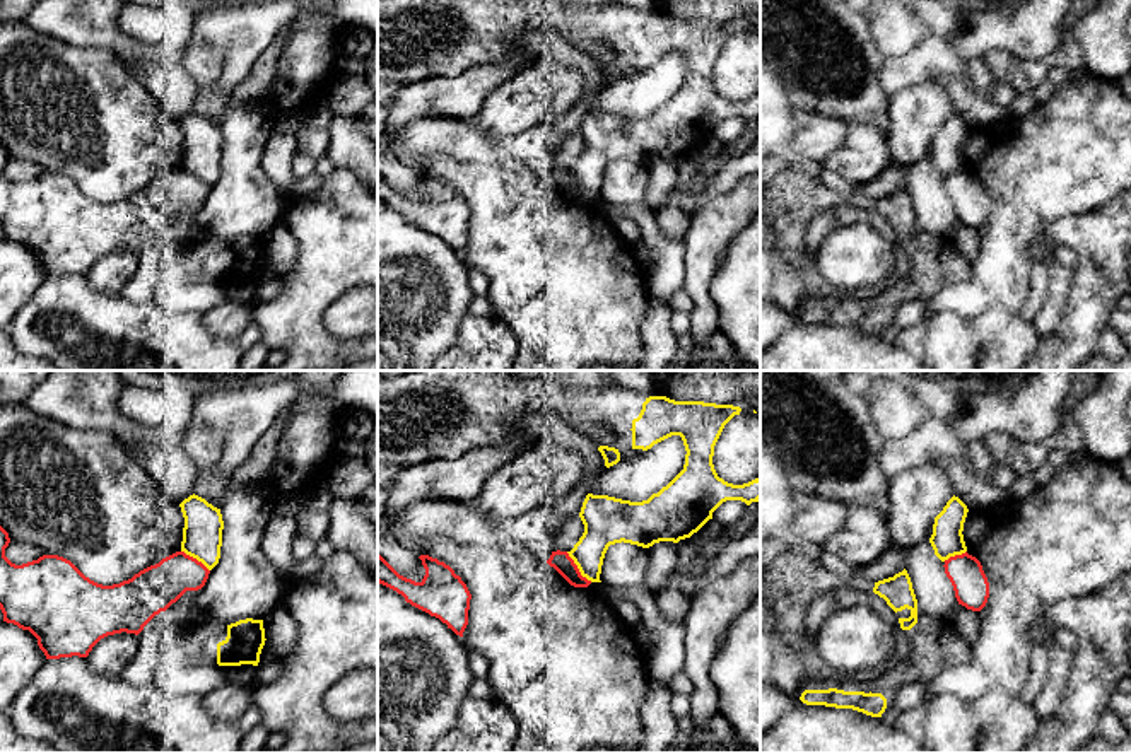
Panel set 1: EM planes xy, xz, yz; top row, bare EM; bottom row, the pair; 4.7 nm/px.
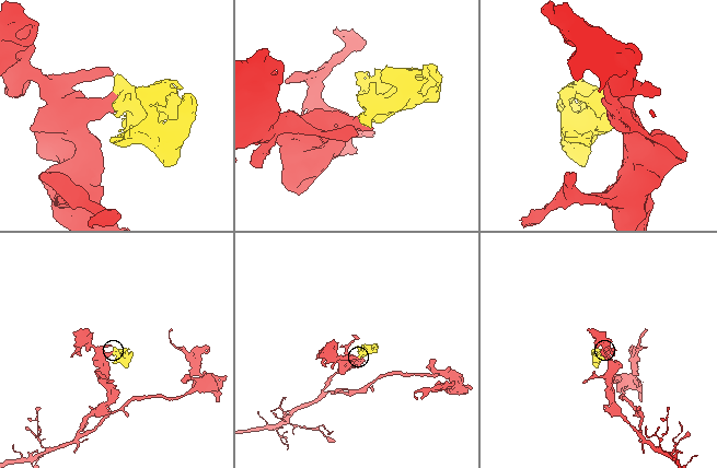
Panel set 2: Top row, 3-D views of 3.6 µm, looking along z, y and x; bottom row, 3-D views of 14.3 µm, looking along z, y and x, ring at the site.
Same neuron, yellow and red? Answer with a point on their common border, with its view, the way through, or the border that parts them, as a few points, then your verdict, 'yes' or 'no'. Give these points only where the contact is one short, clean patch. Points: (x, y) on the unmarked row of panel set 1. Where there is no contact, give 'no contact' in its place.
contact xz (578, 185); no

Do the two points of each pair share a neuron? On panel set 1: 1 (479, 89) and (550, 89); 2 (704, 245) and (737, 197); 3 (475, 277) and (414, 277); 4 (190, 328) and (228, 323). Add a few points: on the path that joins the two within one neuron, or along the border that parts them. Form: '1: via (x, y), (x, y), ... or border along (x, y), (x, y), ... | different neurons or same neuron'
1: border along (528, 67), (501, 82), (472, 118) | different neurons
2: via (709, 233), (732, 209) | same neuron
3: border along (468, 267), (468, 289), (474, 294) | different neurons
4: border along (200, 318), (224, 338), (236, 338), (248, 326) | different neurons

